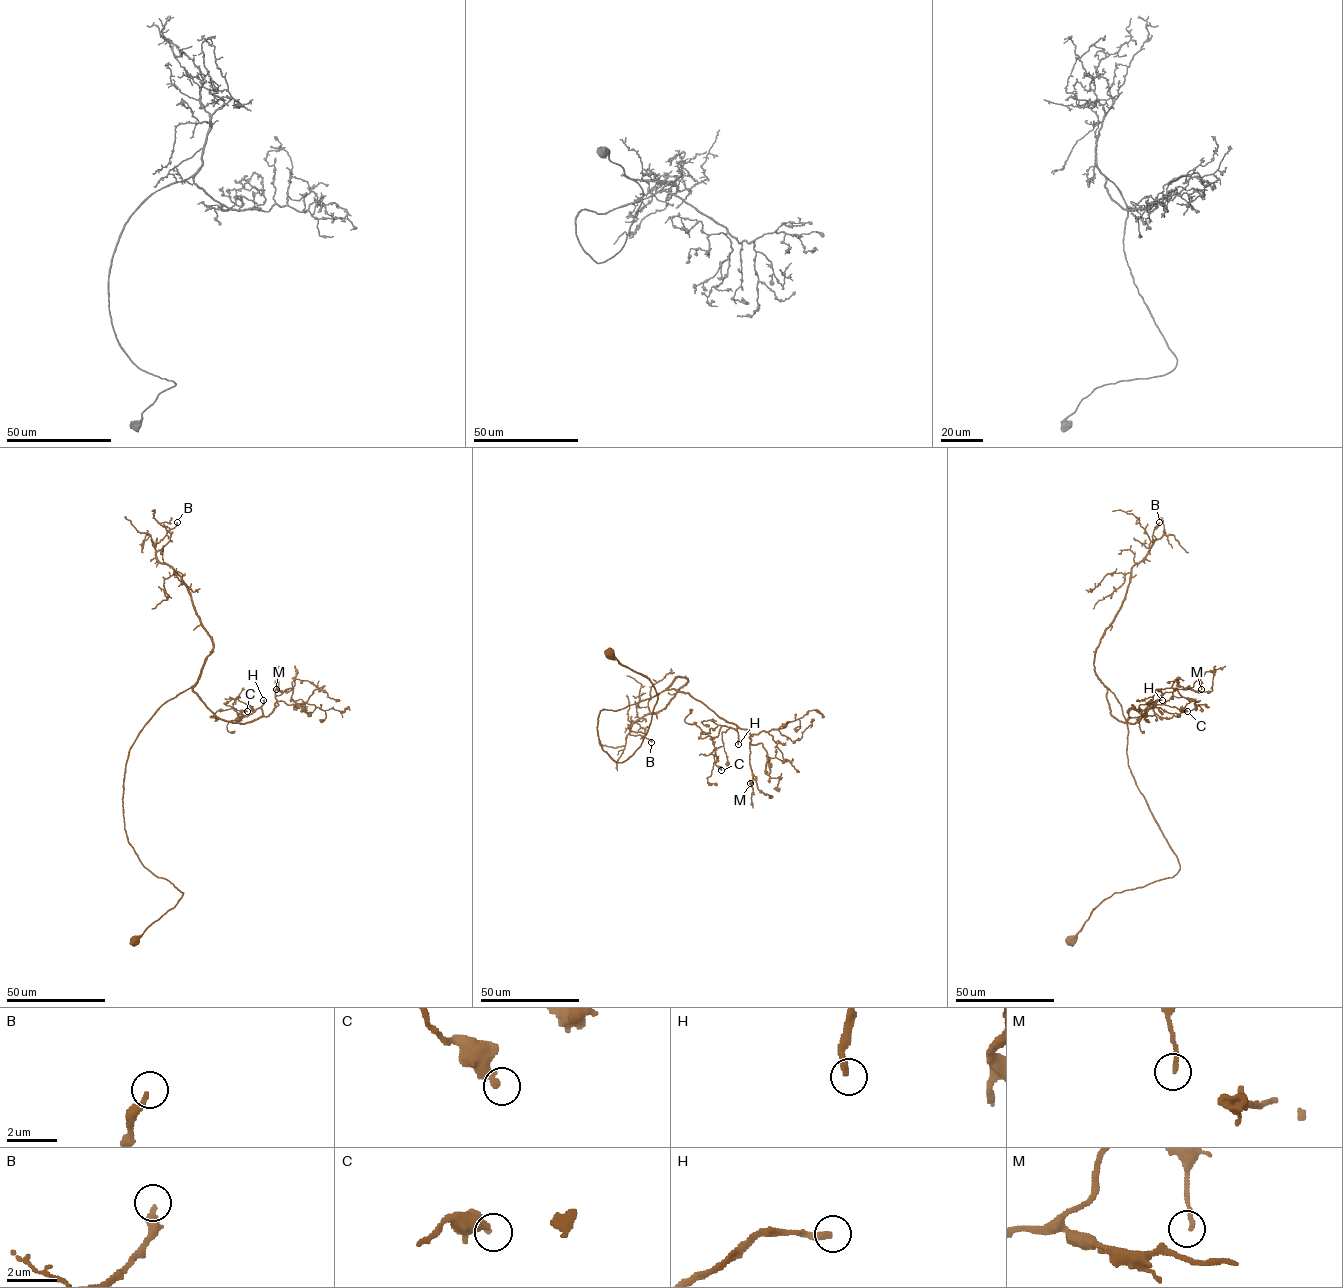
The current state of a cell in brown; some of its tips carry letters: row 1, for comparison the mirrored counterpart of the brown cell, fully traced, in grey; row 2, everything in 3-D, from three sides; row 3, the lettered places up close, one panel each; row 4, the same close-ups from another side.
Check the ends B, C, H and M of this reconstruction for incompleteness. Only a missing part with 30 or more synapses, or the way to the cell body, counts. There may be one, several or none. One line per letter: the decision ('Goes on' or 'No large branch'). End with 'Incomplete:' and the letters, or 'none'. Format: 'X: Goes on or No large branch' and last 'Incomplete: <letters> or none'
B: No large branch
C: No large branch
H: Goes on
M: No large branch
Incomplete: H

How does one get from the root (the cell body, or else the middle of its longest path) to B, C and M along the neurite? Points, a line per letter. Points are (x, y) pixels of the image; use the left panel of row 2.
B: (135, 941), (183, 893), (128, 840), (129, 750), (213, 648), (187, 586), (156, 557), (177, 522)
C: (135, 941), (183, 893), (128, 840), (130, 747), (191, 687), (224, 720), (262, 715), (237, 715), (247, 711)
M: (135, 941), (183, 893), (128, 840), (130, 747), (191, 687), (242, 723), (272, 711), (276, 689)

